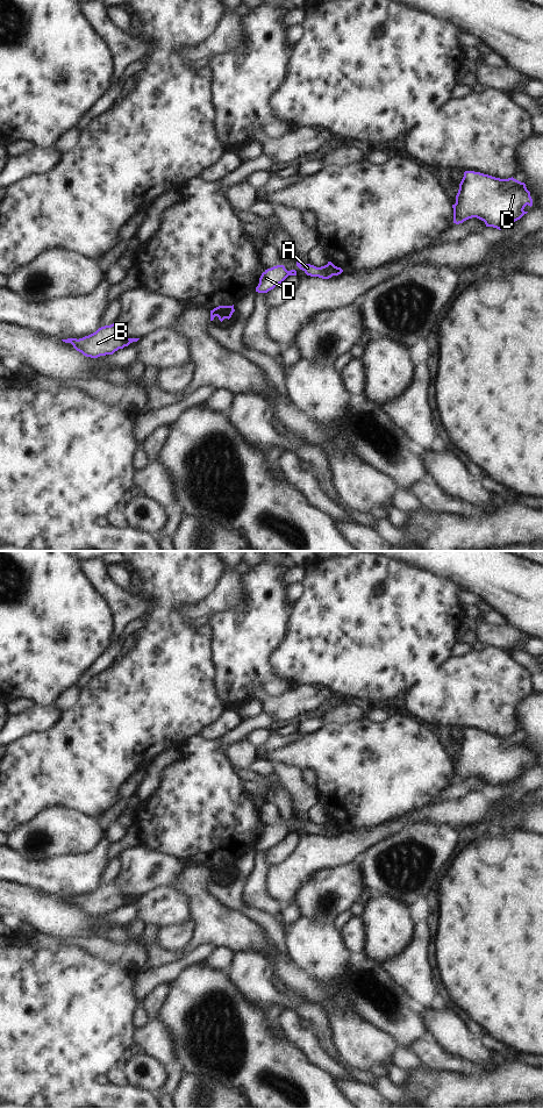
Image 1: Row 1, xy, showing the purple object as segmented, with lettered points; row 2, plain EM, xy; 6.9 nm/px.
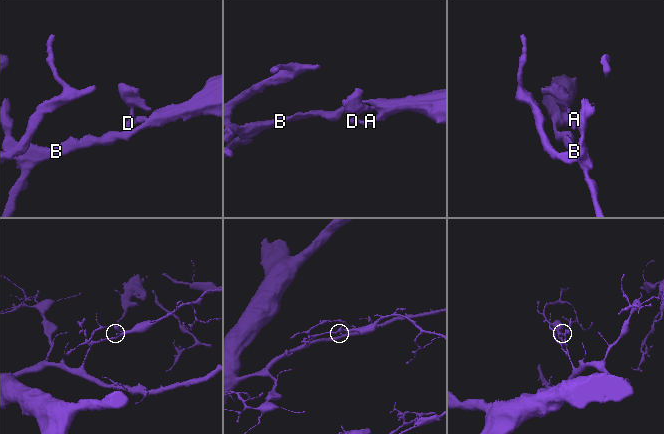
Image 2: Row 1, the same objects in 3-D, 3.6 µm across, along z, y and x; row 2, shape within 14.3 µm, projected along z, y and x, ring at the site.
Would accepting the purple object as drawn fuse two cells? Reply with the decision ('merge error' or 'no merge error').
merge error

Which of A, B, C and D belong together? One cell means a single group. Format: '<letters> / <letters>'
A B C / D

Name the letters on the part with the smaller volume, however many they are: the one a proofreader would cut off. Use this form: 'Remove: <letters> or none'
Remove: D

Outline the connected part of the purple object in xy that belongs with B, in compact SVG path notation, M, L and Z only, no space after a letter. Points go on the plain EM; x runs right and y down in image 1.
M115 880L110 883L101 885L95 890L83 896L67 896L62 899L71 901L77 909L86 915L98 916L100 914L113 913L119 907L123 907L138 897L126 895Z

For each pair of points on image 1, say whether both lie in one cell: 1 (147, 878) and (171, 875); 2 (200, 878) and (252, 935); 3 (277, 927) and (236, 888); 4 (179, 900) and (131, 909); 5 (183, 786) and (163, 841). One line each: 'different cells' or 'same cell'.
1: same cell
2: same cell
3: same cell
4: same cell
5: same cell

